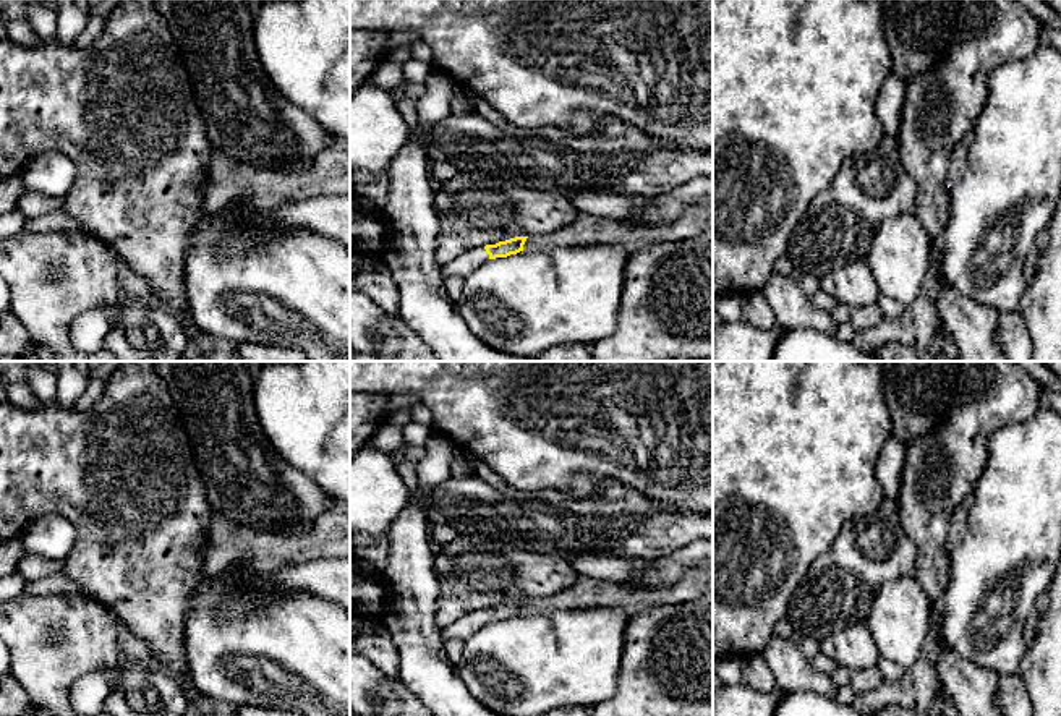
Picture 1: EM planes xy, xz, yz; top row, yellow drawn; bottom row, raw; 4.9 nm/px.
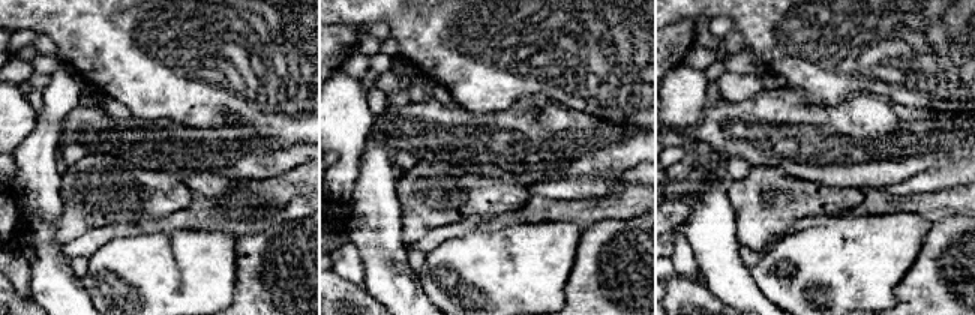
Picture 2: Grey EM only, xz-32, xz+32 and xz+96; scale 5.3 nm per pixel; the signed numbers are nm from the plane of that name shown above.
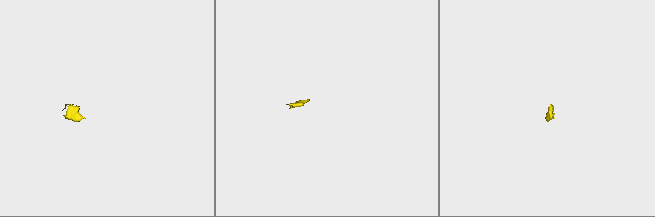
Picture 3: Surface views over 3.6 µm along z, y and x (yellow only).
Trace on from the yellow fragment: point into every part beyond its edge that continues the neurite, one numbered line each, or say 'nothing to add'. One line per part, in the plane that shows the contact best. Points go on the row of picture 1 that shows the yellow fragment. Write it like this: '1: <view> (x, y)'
1: xz (587, 230)
2: xz (467, 263)

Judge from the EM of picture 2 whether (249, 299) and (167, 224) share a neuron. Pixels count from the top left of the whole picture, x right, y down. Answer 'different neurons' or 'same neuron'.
different neurons

